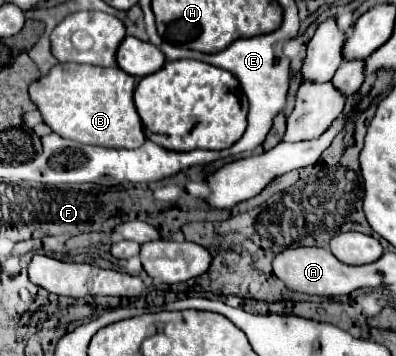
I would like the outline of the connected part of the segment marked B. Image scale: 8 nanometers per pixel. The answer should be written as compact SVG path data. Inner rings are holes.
M57 64L49 74L41 76L29 86L29 96L39 108L43 120L51 130L63 138L75 140L79 144L95 144L105 148L139 148L145 142L145 132L135 110L133 92L135 78L125 74L121 68L97 68L91 64Z

